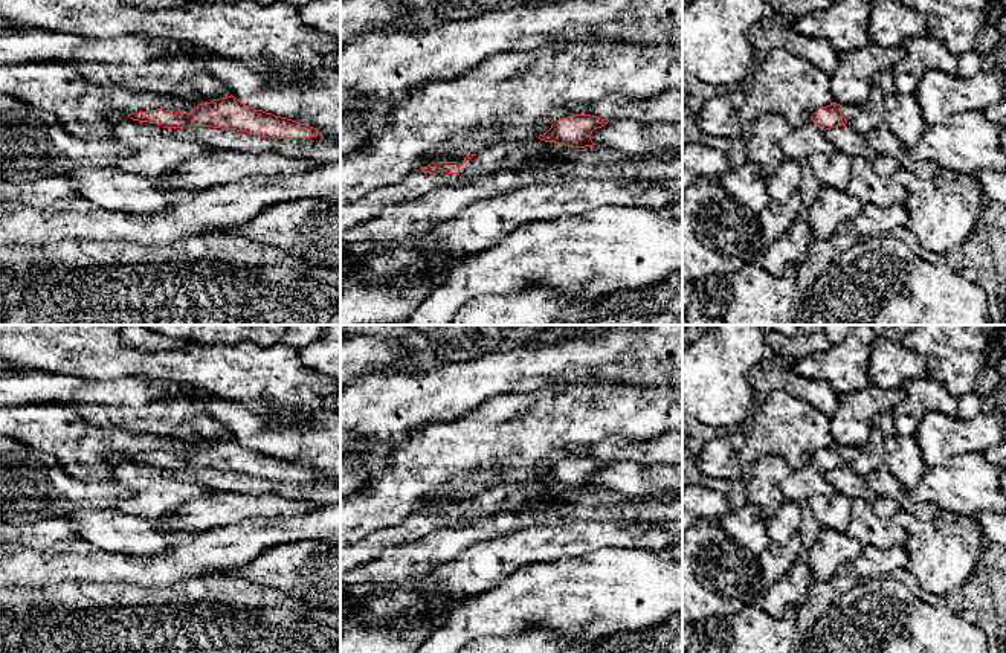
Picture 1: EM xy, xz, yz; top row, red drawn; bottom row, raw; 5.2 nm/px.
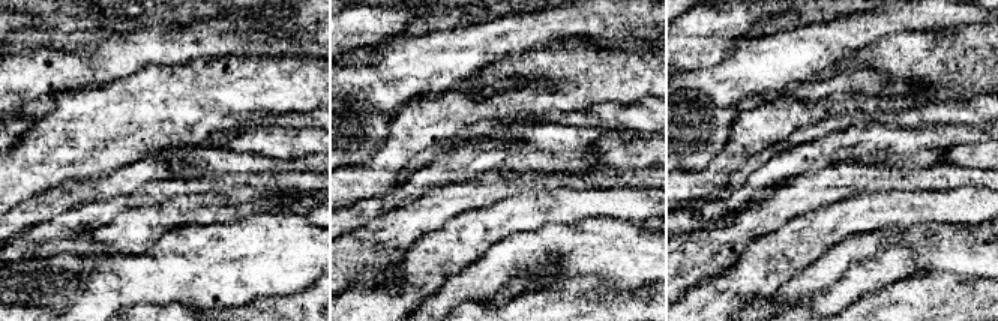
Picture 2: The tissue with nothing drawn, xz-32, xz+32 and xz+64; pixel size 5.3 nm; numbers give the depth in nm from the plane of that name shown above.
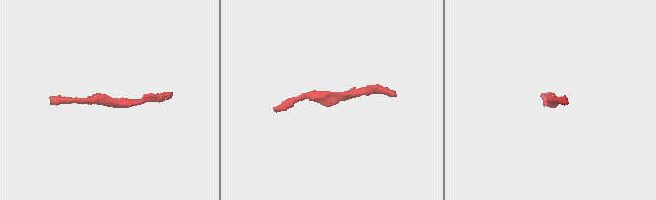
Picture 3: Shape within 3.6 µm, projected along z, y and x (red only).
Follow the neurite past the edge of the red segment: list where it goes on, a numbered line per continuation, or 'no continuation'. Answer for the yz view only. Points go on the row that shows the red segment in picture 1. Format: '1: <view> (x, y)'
1: yz (848, 110)

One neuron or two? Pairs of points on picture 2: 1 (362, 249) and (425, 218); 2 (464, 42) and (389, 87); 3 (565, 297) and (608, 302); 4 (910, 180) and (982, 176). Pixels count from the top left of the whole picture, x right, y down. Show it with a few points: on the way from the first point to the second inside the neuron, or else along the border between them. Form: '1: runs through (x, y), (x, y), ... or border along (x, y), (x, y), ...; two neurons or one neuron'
1: runs through (377, 245), (410, 222); one neuron
2: runs through (446, 59), (407, 69); one neuron
3: runs through (575, 302), (598, 302); one neuron
4: runs through (928, 179), (964, 177); one neuron

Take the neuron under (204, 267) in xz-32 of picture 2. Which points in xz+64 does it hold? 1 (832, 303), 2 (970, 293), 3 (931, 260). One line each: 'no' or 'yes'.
1: no
2: no
3: yes

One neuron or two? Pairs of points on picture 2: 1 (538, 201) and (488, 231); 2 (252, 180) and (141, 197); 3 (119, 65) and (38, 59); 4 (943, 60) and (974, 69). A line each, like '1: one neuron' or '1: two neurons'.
1: one neuron
2: one neuron
3: one neuron
4: one neuron

